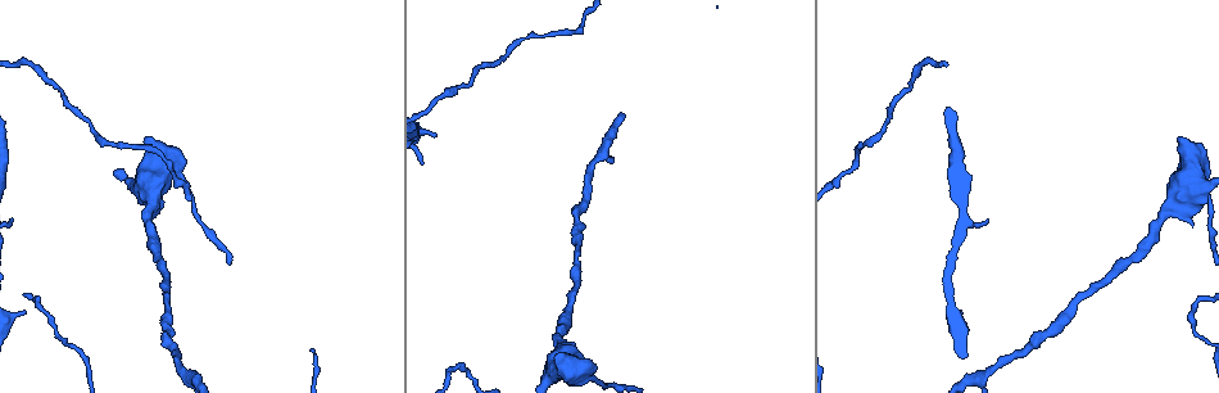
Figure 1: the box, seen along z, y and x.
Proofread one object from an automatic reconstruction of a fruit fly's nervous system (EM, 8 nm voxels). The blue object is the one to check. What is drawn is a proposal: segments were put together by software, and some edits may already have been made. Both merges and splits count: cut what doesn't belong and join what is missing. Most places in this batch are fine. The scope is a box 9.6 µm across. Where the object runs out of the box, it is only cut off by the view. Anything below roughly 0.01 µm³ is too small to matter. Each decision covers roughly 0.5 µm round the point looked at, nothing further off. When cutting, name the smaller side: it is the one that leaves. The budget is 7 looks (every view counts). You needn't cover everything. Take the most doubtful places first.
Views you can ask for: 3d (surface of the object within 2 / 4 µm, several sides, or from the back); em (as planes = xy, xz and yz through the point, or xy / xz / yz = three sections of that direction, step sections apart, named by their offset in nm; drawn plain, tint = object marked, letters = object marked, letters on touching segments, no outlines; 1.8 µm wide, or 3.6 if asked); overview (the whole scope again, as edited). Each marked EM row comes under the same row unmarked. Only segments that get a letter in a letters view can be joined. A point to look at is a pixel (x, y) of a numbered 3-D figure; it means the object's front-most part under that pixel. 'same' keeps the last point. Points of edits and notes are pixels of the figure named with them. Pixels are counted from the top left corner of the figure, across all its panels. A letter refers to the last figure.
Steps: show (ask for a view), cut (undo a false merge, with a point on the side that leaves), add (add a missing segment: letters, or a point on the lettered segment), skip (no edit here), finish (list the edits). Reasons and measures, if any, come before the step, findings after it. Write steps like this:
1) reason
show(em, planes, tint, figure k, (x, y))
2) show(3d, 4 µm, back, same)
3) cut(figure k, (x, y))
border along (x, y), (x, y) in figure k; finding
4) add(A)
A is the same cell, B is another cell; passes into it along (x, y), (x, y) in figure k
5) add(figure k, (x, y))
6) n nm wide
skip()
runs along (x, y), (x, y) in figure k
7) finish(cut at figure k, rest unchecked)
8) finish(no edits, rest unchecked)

tapers out
show(em, planes, letters, figure 1, (437, 134))

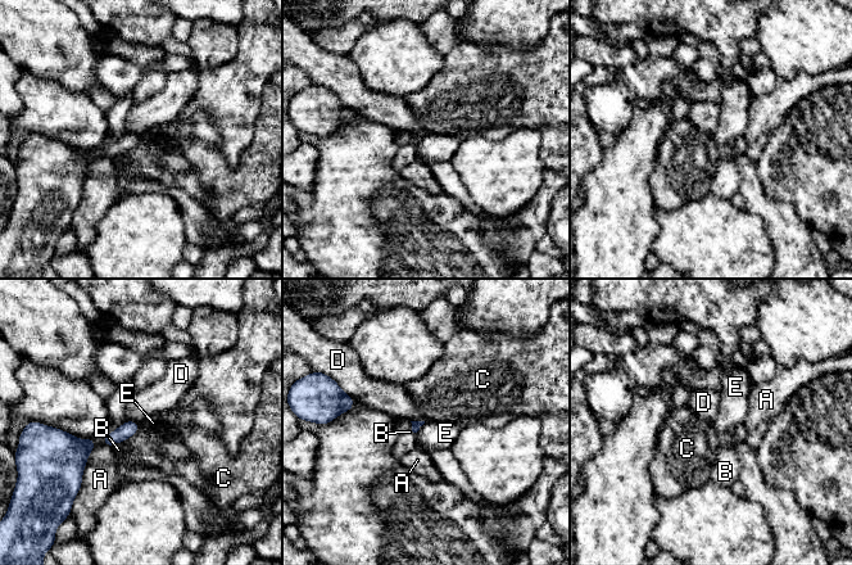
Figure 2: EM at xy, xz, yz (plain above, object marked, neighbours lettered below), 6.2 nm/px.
A touches over 280 nm
skip()
A, B, C, D and E are other cells; no lettered segment goes on from it

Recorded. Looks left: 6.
sudden change in width
show(em, 3.6 µm, planes, letters, figure 1, (1195, 171))

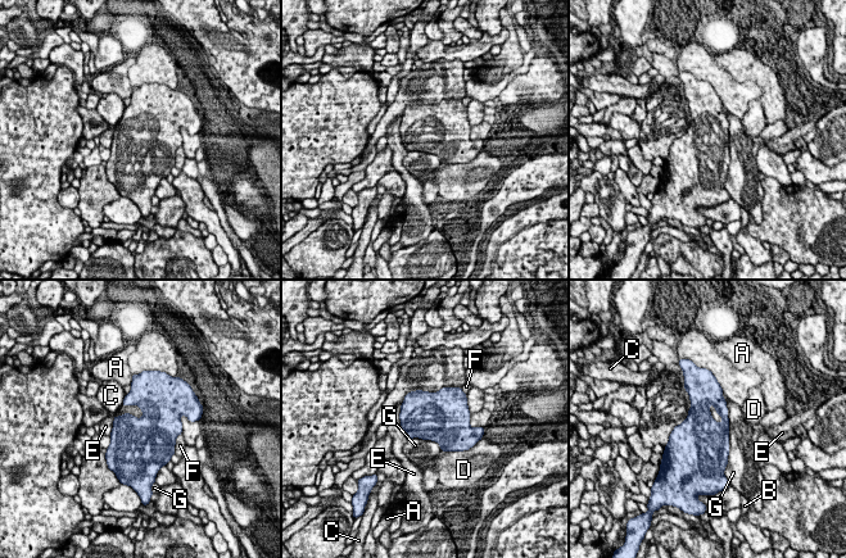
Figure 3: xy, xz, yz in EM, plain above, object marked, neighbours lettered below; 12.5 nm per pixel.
skip()
A, B, C, D, E, F and G are other cells; border along (725, 400), (728, 411), (727, 466) in figure 3; all the same cell

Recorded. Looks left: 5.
show(3d, 2 µm, figure 1, (980, 376))

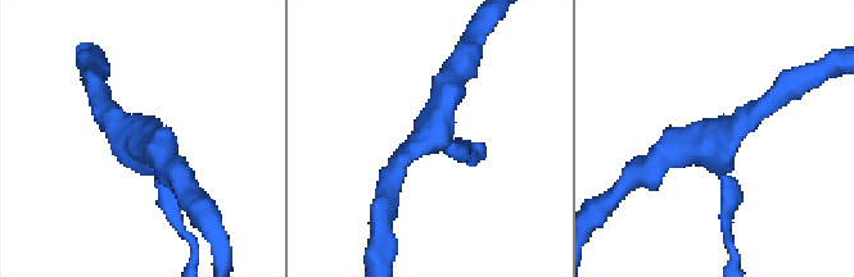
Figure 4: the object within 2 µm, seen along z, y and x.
show(em, xz, step 16, tint, figure 4, (419, 138))

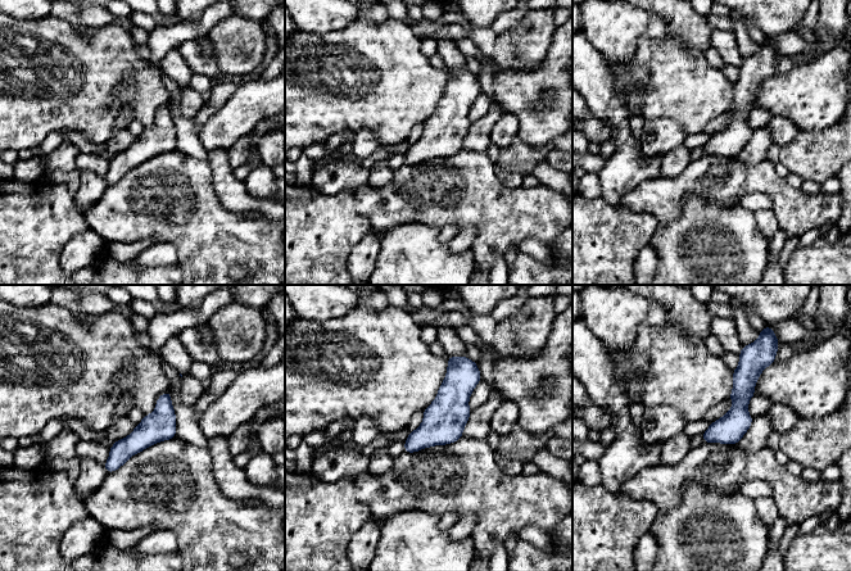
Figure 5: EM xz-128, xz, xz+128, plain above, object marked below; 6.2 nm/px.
show(em, planes, letters, same)

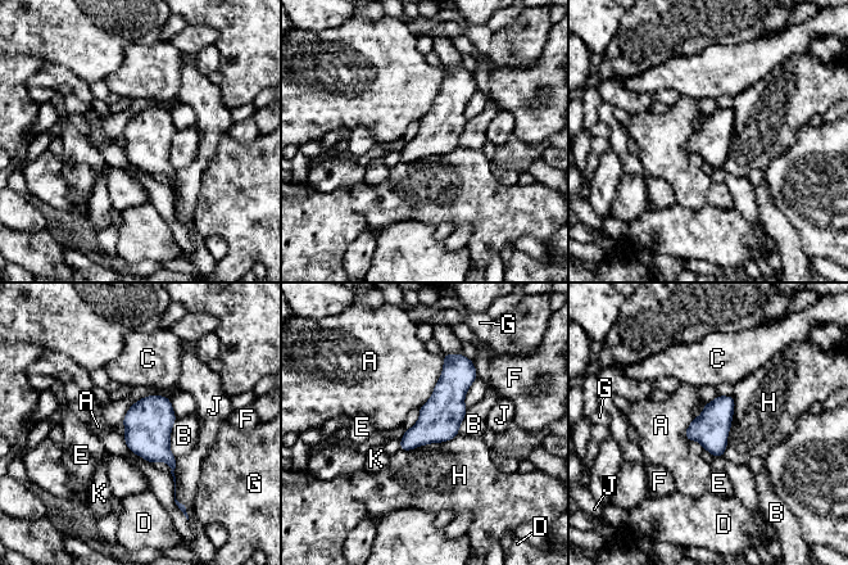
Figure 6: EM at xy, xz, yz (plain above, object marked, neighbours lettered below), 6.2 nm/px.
H touches over 380 nm
skip()
A, B, C, D, E, F, G, H, J and K are other cells; continuous, no second cell

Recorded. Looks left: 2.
finish(no edits, rest unchecked)

